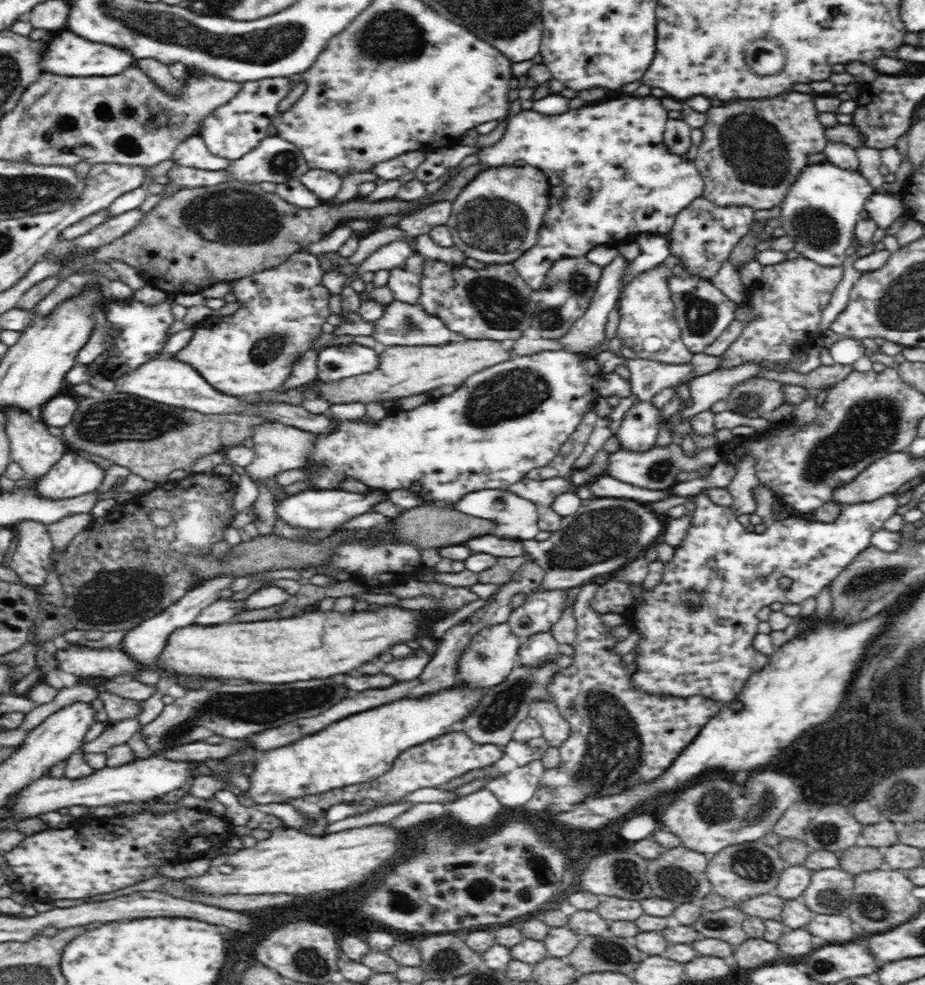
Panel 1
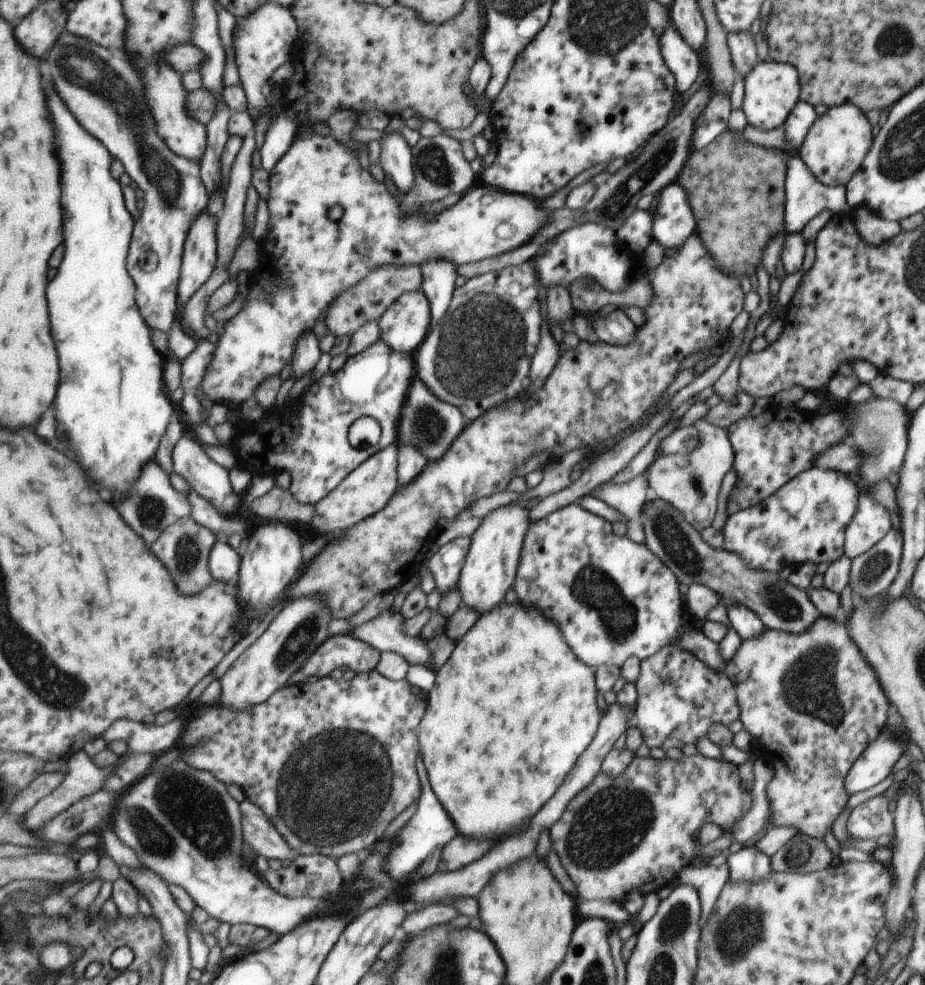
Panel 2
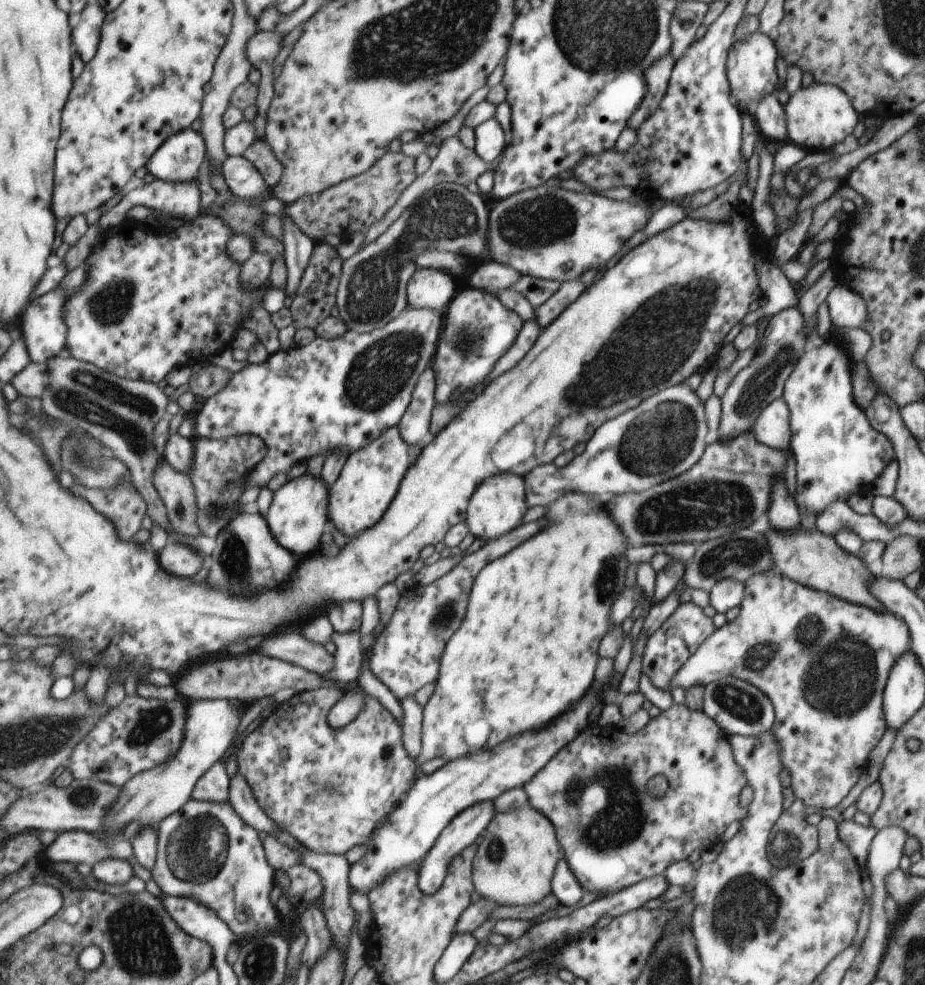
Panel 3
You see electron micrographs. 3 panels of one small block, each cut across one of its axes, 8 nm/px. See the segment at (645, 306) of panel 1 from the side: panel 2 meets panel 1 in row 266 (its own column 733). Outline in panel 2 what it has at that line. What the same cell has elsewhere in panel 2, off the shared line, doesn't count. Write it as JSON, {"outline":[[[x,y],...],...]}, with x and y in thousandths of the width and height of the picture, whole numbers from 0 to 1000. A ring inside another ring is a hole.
{"outline":[[[886,623],[870,640],[863,643],[852,643],[838,639],[825,639],[819,645],[812,646],[800,650],[798,659],[795,659],[795,664],[784,672],[786,683],[790,684],[794,697],[796,701],[796,712],[798,715],[798,730],[801,732],[802,740],[813,749],[813,760],[823,765],[823,772],[831,778],[837,779],[838,785],[835,788],[834,796],[827,799],[827,808],[830,814],[830,824],[832,825],[832,834],[830,837],[834,840],[857,840],[861,841],[861,846],[879,851],[890,851],[893,843],[898,839],[898,836],[911,818],[916,814],[916,805],[914,800],[914,790],[916,783],[926,774],[931,761],[936,758],[939,752],[948,749],[950,743],[954,743],[957,738],[957,723],[961,719],[962,712],[959,713],[945,679],[941,677],[936,667],[932,665],[923,651],[918,647],[915,635],[910,627],[893,626]]]}

